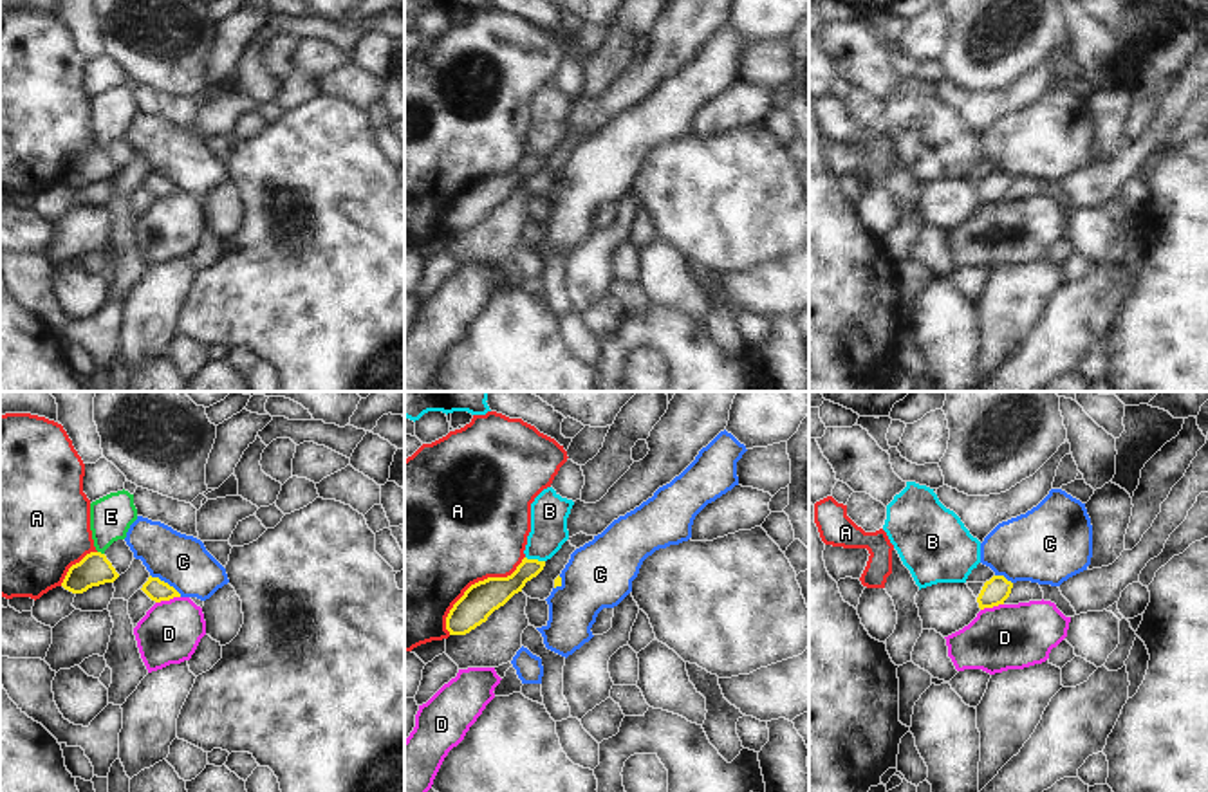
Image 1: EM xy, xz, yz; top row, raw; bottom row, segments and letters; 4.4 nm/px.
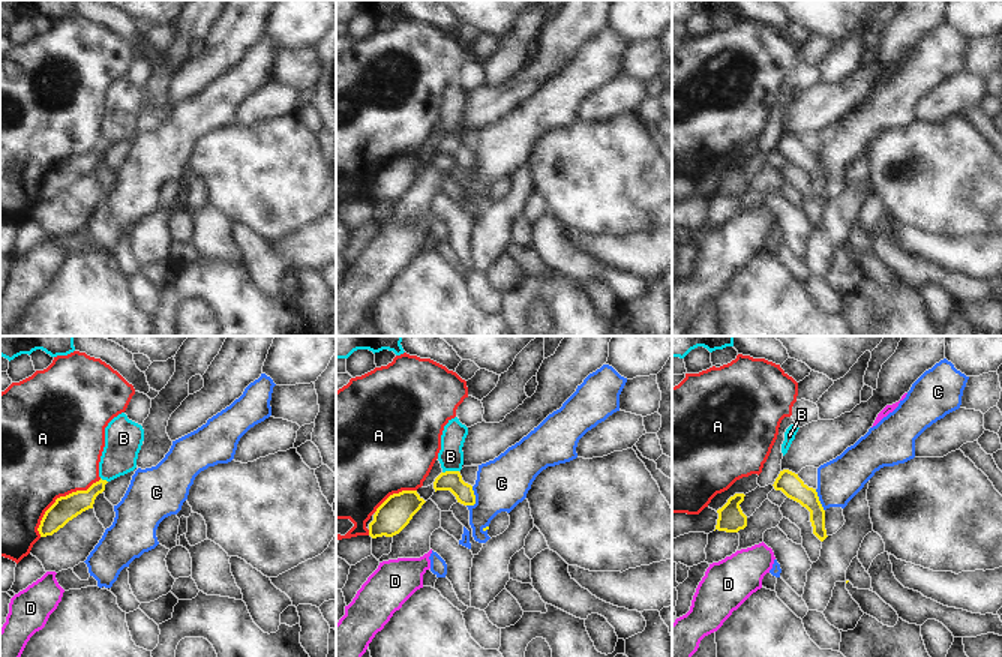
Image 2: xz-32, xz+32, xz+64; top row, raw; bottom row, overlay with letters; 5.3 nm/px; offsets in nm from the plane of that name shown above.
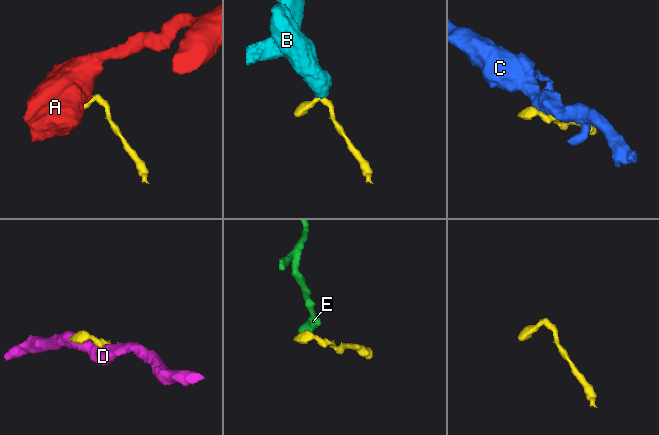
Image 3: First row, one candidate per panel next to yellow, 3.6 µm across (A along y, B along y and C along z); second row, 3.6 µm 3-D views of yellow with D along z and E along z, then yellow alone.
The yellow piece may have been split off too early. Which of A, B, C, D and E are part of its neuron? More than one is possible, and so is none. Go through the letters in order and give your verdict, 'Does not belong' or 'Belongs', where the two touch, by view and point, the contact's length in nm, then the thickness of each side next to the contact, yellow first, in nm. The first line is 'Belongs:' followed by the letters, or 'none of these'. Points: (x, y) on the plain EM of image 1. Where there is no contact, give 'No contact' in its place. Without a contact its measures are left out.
Belongs: none of these
A: Does not belong. Touches yellow at xz (475, 179). Shared border 480 nm. Thickness 160 nm (yellow) against 500 nm
B: Does not belong. Touches yellow at xz (535, 156). Shared border 90 nm. Thickness 140 nm (yellow) against 170 nm
C: Does not belong. Touches yellow at xy (167, 179). Shared border 170 nm. Thickness 100 nm (yellow) against 240 nm
D: Does not belong. Touches yellow at xy (167, 195). Shared border 120 nm. Thickness 100 nm (yellow) against 280 nm
E: Does not belong. Touches yellow at xy (100, 148). Shared border 40 nm. Thickness 150 nm (yellow) against 190 nm.

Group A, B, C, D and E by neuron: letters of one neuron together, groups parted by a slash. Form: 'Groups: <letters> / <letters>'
Groups: A / B / C / D / E.

